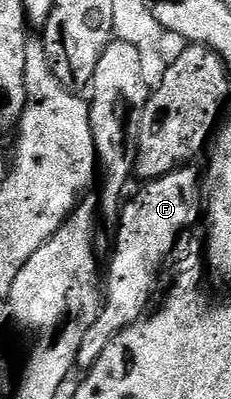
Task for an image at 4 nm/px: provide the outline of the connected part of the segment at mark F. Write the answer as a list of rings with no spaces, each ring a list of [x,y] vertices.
[[[180,167],[163,177],[148,180],[144,184],[147,186],[122,206],[115,229],[119,229],[115,233],[115,250],[111,253],[111,263],[105,267],[102,307],[81,343],[80,356],[99,357],[99,349],[105,349],[116,334],[146,312],[168,264],[167,256],[174,251],[179,236],[198,217],[200,220],[205,209],[204,186],[199,186],[199,173],[191,168]]]

